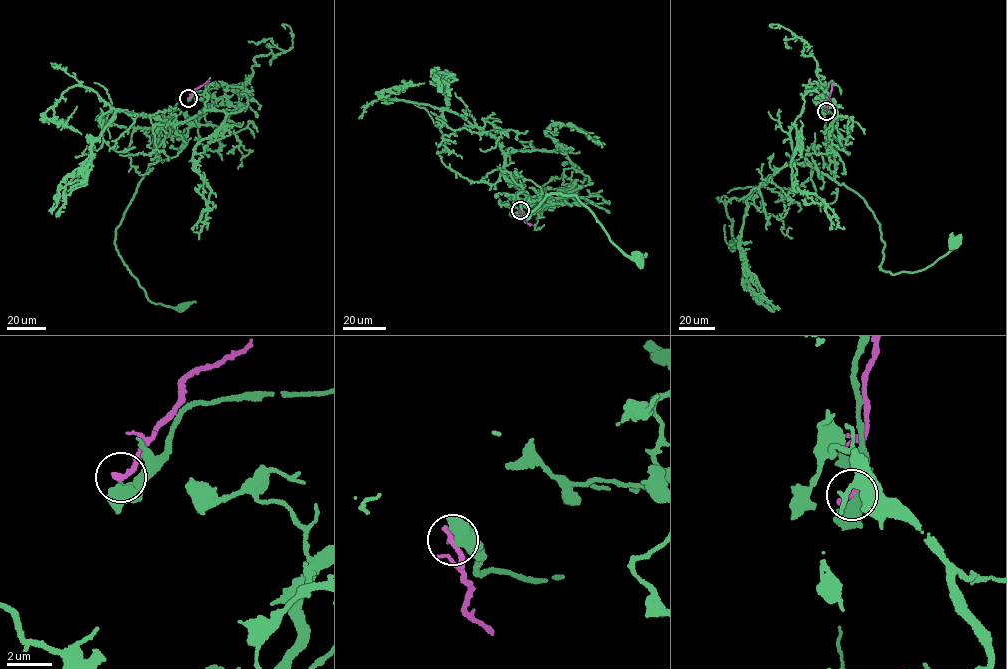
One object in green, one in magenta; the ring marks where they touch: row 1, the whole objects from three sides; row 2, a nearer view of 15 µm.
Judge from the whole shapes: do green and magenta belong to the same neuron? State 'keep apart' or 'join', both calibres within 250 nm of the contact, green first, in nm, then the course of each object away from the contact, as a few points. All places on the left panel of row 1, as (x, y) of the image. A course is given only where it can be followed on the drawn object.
keep apart | 360/320 nm | green via (188, 98), (226, 89), (196, 123), (155, 146), (156, 161), (148, 164), (114, 241), (152, 302), (181, 307) | magenta via (188, 98), (194, 90), (209, 81)

